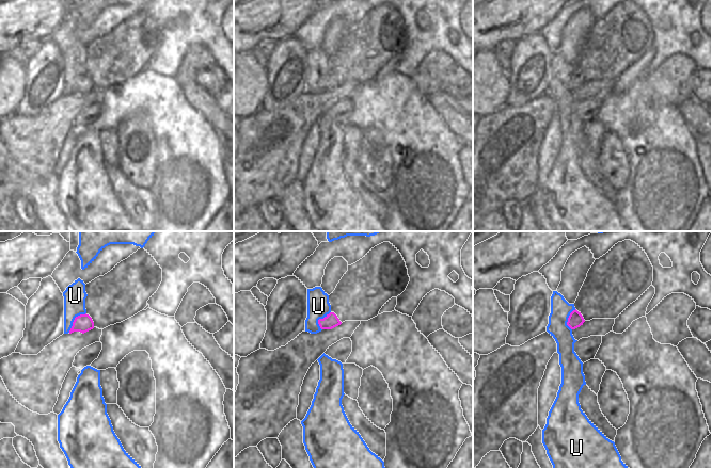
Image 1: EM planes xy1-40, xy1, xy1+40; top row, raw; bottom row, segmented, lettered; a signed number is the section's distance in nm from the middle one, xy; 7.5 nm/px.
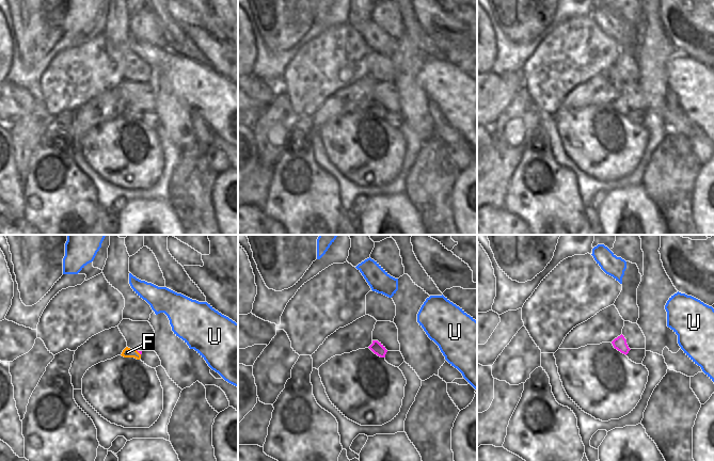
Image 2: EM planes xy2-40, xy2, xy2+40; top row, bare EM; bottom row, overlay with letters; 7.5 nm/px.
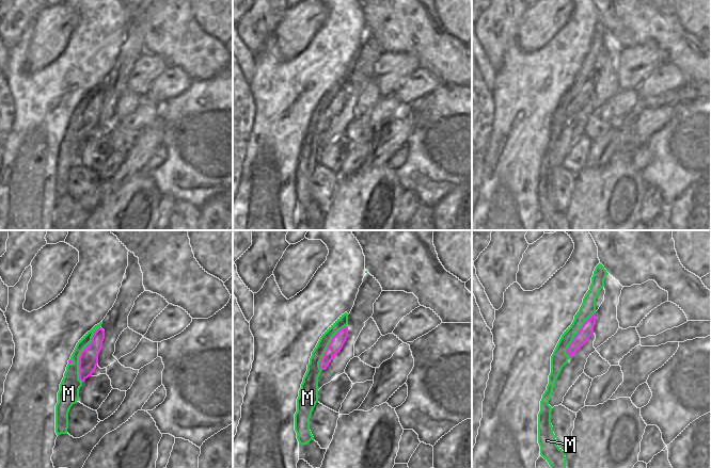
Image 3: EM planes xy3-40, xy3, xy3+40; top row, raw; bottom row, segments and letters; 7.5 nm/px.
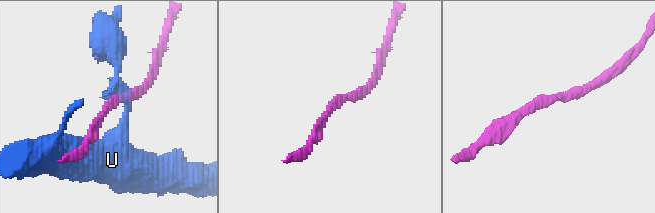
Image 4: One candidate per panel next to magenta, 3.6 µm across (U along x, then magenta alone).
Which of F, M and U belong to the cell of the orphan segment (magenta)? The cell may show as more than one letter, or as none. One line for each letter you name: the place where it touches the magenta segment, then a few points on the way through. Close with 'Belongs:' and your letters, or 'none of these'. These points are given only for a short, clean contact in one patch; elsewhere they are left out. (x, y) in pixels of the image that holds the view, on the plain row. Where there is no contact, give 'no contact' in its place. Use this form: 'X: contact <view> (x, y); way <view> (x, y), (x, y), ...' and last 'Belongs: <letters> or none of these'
F: contact xy2-40 (138, 112); way xy2-40 (140, 113), (138, 112), (127, 113)
Belongs: F

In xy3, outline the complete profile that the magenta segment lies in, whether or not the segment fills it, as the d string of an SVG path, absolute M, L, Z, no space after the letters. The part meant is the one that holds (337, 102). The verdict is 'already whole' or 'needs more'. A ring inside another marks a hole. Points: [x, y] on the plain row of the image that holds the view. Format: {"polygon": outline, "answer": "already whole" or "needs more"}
{"polygon": "M348 87L343 88L333 97L319 124L319 128L321 131L326 131L331 122L339 114L347 98Z", "answer": "already whole"}

